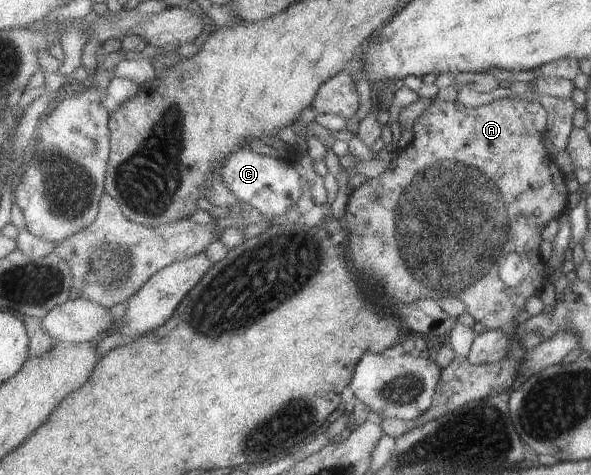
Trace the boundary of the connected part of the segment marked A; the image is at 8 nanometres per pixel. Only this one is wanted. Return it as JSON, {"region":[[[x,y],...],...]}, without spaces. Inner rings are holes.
{"region":[[[499,98],[468,109],[457,101],[445,103],[434,99],[415,119],[410,130],[412,139],[404,149],[397,151],[390,169],[376,178],[368,178],[350,193],[342,225],[347,231],[345,252],[350,255],[358,277],[395,302],[411,304],[426,298],[434,301],[459,298],[475,322],[485,325],[487,330],[500,329],[508,337],[508,353],[498,362],[474,366],[466,358],[455,355],[440,371],[429,409],[414,420],[379,419],[382,434],[396,439],[470,401],[511,389],[518,375],[518,365],[528,349],[515,337],[518,323],[514,324],[514,317],[524,309],[527,298],[538,296],[542,291],[546,265],[539,253],[541,232],[550,220],[562,215],[568,205],[565,176],[540,141],[546,131],[546,118],[542,105],[535,100]],[[516,247],[520,247],[520,261],[526,263],[526,279],[520,281],[520,287],[512,288],[500,282],[498,263],[502,257],[516,251]]]}

